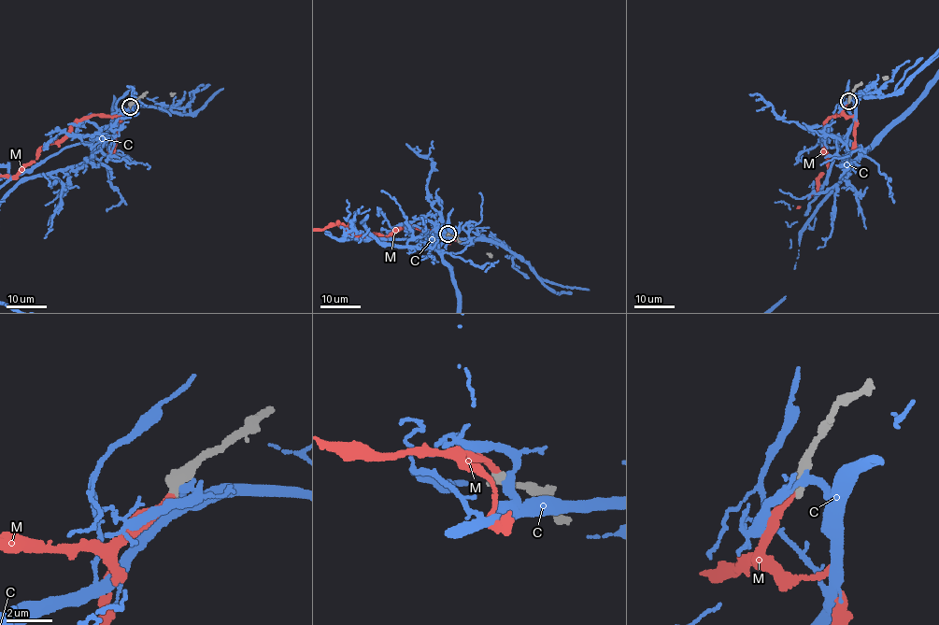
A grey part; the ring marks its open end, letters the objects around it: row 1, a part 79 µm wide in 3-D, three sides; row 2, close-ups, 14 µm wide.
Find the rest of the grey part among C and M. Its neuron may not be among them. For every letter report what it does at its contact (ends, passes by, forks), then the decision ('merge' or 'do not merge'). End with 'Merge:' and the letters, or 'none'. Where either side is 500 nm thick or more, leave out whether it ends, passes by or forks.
C: do not merge
M: it ends; merge
Merge: M

